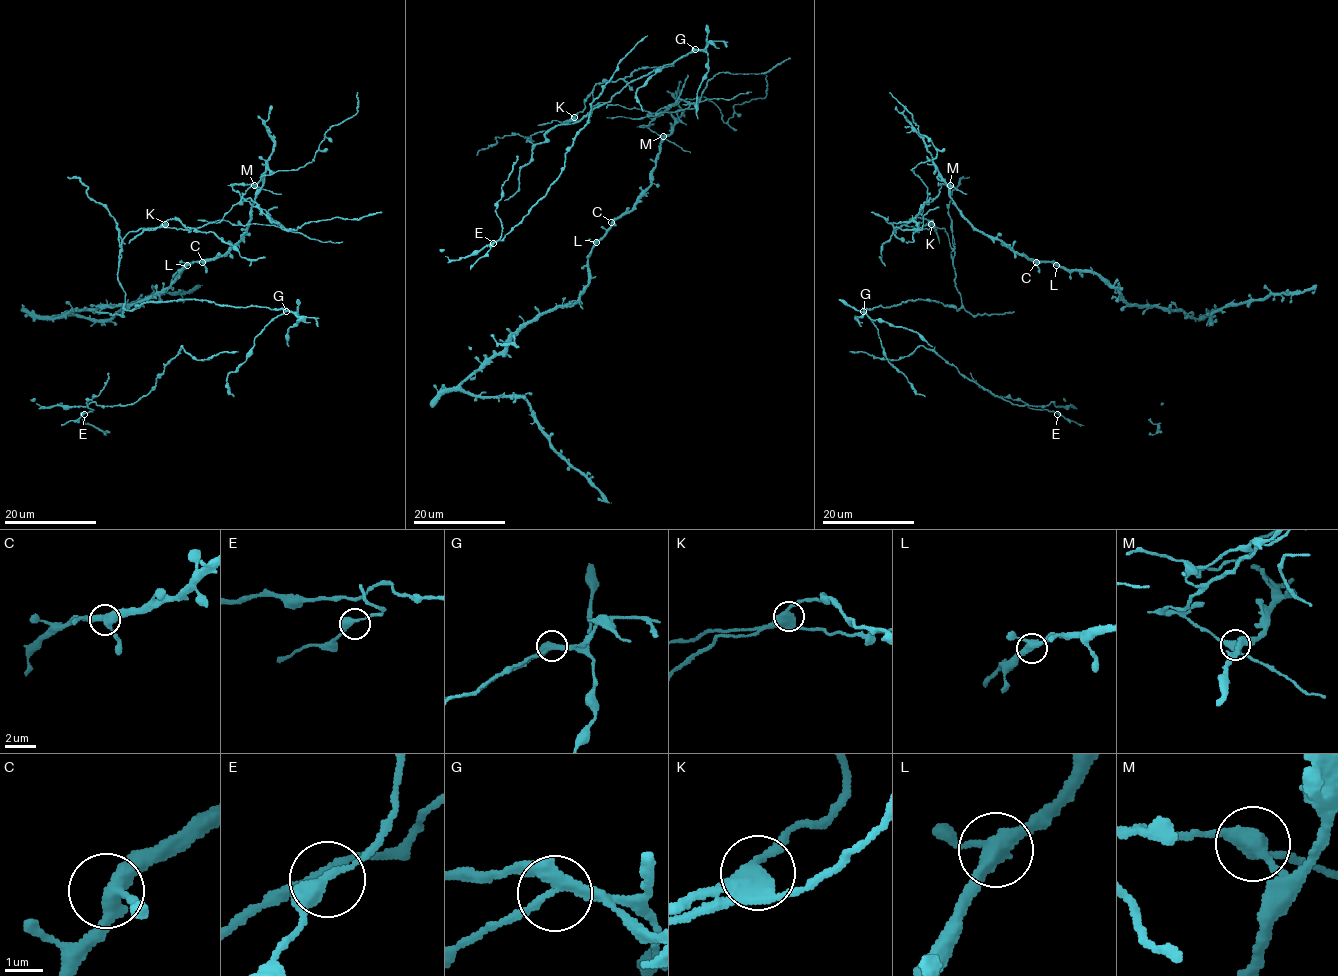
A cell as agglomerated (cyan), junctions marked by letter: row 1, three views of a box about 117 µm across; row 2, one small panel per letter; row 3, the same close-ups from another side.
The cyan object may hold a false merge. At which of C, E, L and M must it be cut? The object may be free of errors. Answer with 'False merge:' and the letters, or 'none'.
False merge: M

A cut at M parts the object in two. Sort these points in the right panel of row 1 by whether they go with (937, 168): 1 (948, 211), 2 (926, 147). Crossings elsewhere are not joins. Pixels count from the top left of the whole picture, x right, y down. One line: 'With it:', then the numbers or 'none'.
With it: 2

